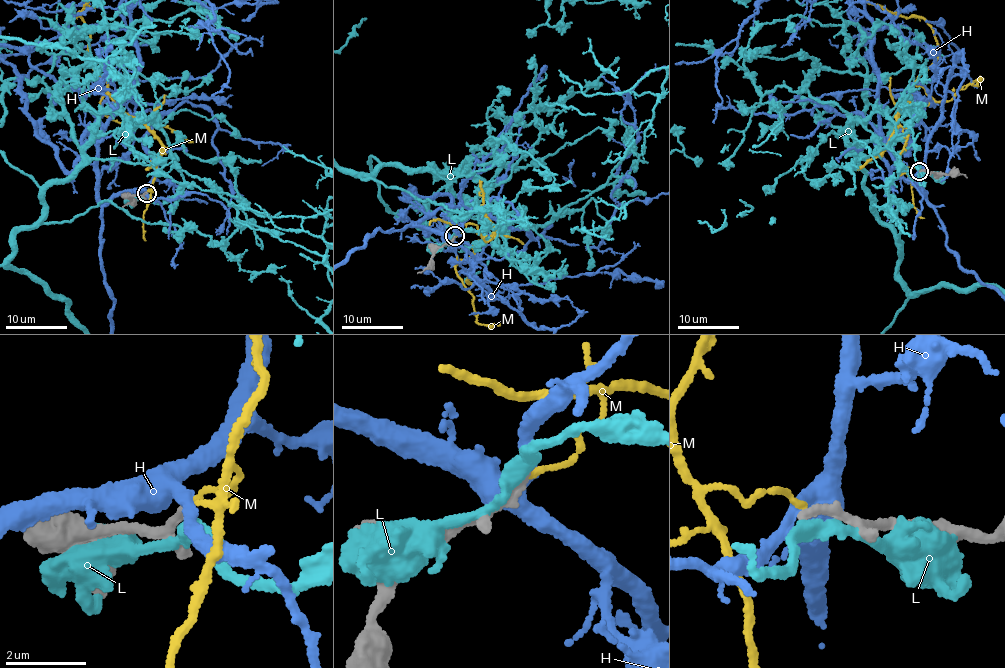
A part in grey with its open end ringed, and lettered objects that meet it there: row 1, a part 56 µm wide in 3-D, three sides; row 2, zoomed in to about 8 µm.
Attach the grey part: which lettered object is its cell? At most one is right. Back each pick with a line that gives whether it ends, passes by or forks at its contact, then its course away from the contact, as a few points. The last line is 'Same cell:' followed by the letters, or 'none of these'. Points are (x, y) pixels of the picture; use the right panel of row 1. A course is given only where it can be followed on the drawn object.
Same cell: none of these

